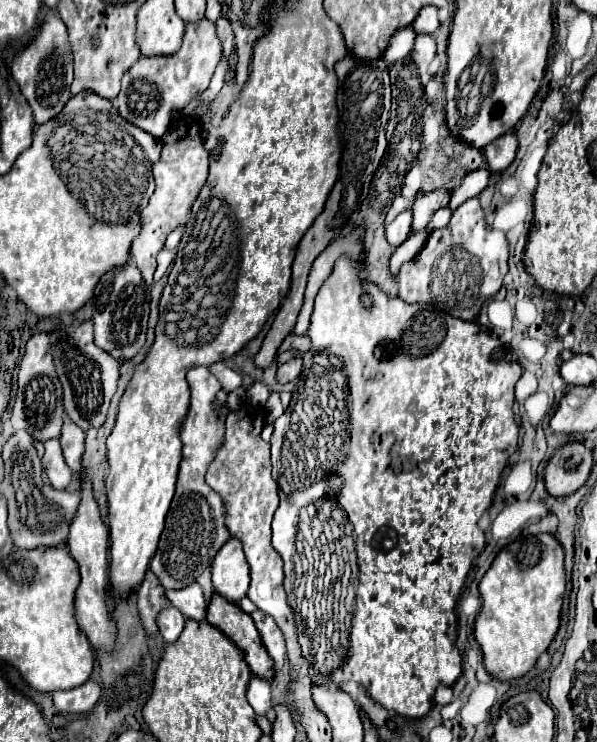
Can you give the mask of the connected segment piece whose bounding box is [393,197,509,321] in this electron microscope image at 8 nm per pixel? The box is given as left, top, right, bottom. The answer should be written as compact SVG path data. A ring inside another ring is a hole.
M473 197L453 211L447 227L435 229L429 235L429 241L415 259L401 265L397 277L393 279L399 286L396 297L409 305L443 305L449 315L475 321L483 303L501 289L503 275L507 273L507 259L509 241L505 233L487 227L479 197Z

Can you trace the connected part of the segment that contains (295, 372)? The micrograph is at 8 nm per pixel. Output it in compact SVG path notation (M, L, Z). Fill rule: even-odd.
M295 355L295 357L291 357L287 363L279 365L279 369L277 369L277 379L279 379L281 383L293 381L293 379L297 379L297 377L301 375L301 367L303 367L303 359L301 359L299 355Z

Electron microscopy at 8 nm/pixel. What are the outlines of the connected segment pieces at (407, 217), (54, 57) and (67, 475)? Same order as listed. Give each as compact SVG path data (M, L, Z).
M403 211L403 213L399 213L395 219L393 219L393 223L389 223L389 225L385 225L385 235L387 235L387 241L389 241L389 245L395 249L395 247L399 247L409 235L411 235L411 211Z
M49 13L45 23L41 25L41 31L31 41L29 47L25 47L13 61L11 75L15 83L19 85L19 91L25 95L27 103L33 109L33 119L37 125L47 123L49 119L57 117L65 103L71 99L71 83L73 83L73 55L67 41L67 29L59 15Z
M57 439L53 441L45 441L45 455L43 455L43 469L49 477L49 483L55 487L55 489L67 489L71 479L73 479L73 473L71 469L67 467L65 459L63 459L63 451L61 451L61 445Z

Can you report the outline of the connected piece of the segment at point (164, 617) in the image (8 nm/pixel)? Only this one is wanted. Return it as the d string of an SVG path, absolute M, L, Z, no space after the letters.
M171 607L165 613L161 613L161 617L157 617L157 625L165 643L175 643L185 627L185 617L177 609Z

